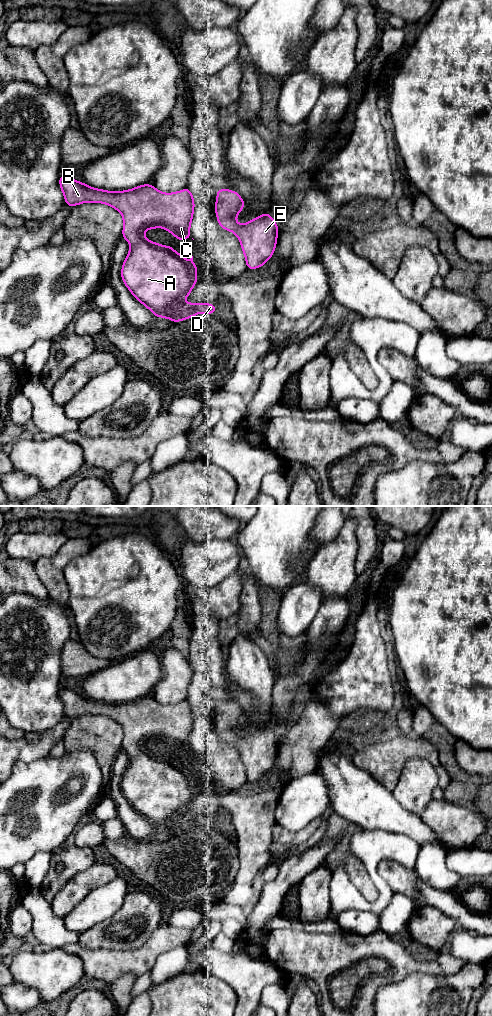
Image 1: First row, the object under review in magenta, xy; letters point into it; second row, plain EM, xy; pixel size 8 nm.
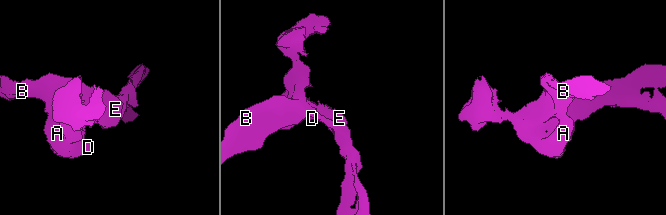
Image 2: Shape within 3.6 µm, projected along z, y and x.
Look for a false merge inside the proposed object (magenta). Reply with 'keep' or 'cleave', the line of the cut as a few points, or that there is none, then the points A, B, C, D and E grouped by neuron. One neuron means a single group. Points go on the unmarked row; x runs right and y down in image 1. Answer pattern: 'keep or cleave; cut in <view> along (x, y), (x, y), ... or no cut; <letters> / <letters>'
keep; no cut; A B C D E

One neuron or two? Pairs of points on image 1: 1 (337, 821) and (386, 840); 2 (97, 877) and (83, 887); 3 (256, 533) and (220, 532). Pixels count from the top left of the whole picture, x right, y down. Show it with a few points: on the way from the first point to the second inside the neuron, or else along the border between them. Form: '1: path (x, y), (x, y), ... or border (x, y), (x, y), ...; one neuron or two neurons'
1: border (362, 828), (349, 838), (345, 849); two neurons
2: path (94, 877), (86, 884); one neuron
3: border (242, 526), (235, 535); two neurons

